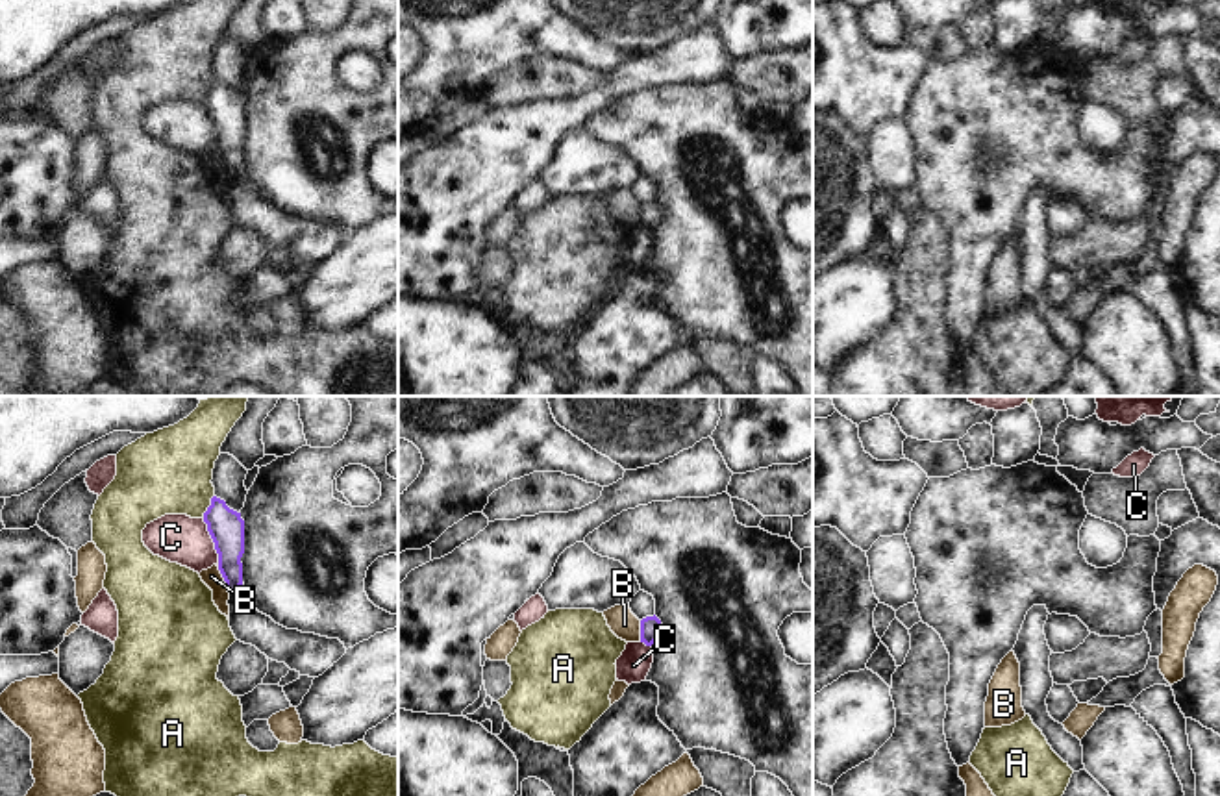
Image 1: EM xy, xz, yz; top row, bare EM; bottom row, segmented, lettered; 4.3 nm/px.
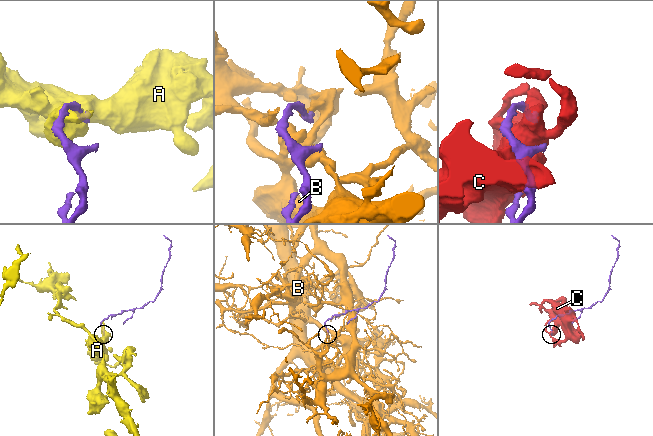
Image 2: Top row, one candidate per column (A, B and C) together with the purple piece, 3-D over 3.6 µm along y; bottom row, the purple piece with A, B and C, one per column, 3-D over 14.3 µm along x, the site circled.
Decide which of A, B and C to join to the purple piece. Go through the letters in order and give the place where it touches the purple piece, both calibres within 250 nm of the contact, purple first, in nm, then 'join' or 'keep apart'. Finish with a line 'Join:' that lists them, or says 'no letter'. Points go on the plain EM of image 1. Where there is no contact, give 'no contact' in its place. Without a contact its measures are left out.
A: xy (210, 91) | 160/360 nm | keep apart
B: xy (224, 165) | 160/80 nm | keep apart
C: xy (213, 126) | 160/220 nm | keep apart
Join: no letter

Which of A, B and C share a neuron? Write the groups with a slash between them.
A / B / C

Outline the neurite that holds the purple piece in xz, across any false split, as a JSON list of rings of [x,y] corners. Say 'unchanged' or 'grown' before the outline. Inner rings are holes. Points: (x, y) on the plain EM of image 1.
unchanged; [[[646,202],[641,205],[641,228],[652,231],[663,217],[661,205],[654,202]]]

